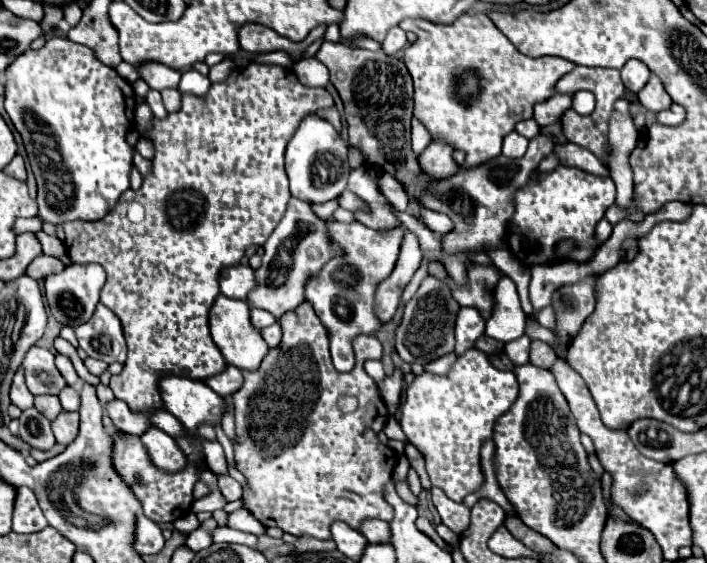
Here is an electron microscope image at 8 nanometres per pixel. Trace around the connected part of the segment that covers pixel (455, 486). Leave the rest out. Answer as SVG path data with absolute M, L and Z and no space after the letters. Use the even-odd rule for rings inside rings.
M472 347L460 355L454 367L446 375L422 373L406 391L406 401L402 403L400 425L408 441L422 453L428 477L434 487L440 487L452 501L461 502L463 498L476 493L484 485L484 473L480 469L480 447L486 439L494 435L494 423L504 415L518 397L518 381L514 371L500 371L492 365L490 355Z

